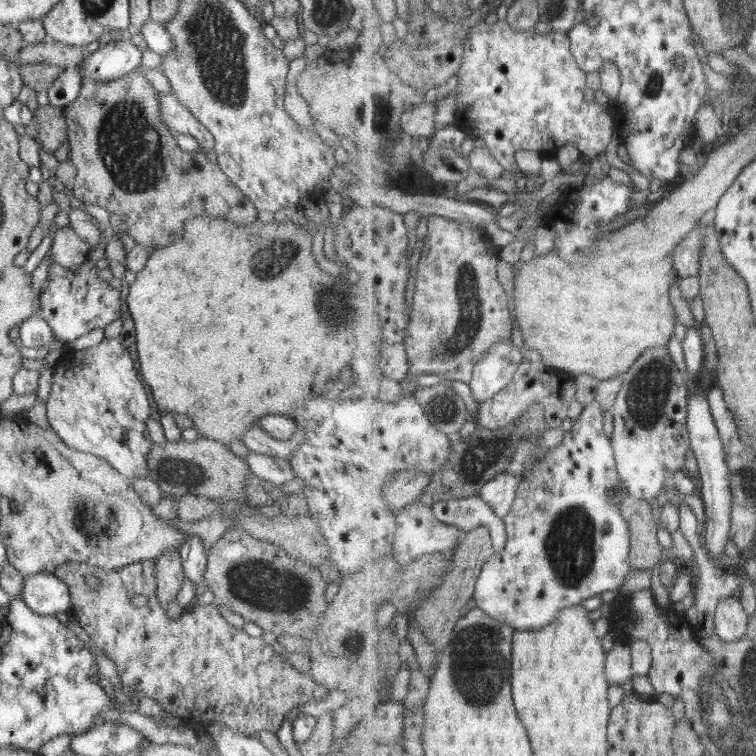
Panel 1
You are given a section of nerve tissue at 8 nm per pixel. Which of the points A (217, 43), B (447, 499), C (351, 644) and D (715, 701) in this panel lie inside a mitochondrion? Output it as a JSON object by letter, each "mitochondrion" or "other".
{"A":"mitochondrion","B":"other","C":"other","D":"mitochondrion"}

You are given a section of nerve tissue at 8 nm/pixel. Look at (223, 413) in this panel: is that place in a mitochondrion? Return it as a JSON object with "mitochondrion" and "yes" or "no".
{"mitochondrion":"no"}

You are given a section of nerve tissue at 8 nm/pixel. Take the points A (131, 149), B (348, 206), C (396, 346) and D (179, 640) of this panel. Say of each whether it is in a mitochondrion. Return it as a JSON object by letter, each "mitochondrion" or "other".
{"A":"mitochondrion","B":"other","C":"other","D":"other"}

